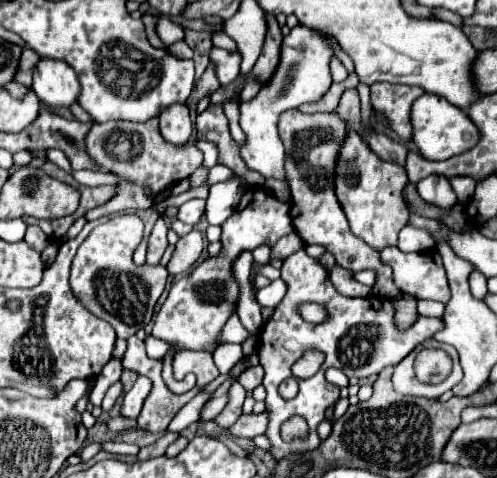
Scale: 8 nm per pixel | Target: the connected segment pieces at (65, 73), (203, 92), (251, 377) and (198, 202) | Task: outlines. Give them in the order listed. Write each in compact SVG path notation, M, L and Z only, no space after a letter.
M41 59L33 73L31 89L51 109L69 109L77 103L77 95L81 93L81 83L73 67L65 61Z
M209 63L209 67L205 69L205 73L201 75L201 79L195 83L193 91L191 91L191 97L187 99L187 107L191 105L197 105L201 99L209 97L213 91L217 91L217 87L221 87L221 83L217 83L217 75L215 75L215 67L213 63Z
M257 365L257 367L251 367L251 369L243 371L243 373L239 375L239 383L241 383L247 391L253 391L257 385L263 383L263 375L265 375L265 369L263 369L261 365Z
M191 199L179 207L177 219L187 223L187 225L195 225L199 221L199 217L203 215L203 211L205 211L205 201L203 199Z

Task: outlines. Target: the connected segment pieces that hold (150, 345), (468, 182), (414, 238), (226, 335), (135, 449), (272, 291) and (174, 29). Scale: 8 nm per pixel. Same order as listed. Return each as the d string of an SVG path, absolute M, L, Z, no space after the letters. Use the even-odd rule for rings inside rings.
M149 337L145 341L147 355L153 359L161 359L165 355L165 351L169 351L169 345L161 339L155 339L155 337Z
M457 175L457 177L451 177L449 183L451 183L451 187L461 203L467 203L471 199L471 195L475 191L475 179L473 177L459 177Z
M407 225L399 233L397 247L401 251L419 251L419 253L425 253L425 251L435 249L435 243L433 243L433 237L427 231L419 231L419 229L413 229L413 227Z
M233 309L227 325L225 325L223 331L221 331L221 339L219 339L219 341L221 341L221 343L243 343L243 341L249 339L249 337L259 337L259 333L249 333L249 331L243 327L241 319L237 317L237 311Z
M103 442L102 451L114 453L114 454L124 454L124 455L137 455L139 452L139 447L134 444L127 443L116 443L116 442Z
M279 277L279 279L271 281L267 287L259 289L257 299L263 307L277 307L277 303L281 303L281 299L285 297L285 291L287 291L285 281Z
M161 17L159 23L157 23L157 35L159 35L159 39L169 47L171 43L183 39L183 27L177 25L177 23L173 23L173 21L167 19L167 17Z

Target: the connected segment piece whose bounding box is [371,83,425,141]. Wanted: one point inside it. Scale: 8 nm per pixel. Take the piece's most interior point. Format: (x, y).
(394, 101)

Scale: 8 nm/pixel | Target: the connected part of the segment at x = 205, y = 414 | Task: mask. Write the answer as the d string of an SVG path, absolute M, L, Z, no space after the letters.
M223 395L223 397L217 397L217 399L211 399L203 409L201 409L201 421L203 423L207 423L207 421L213 421L221 411L223 411L223 407L225 407L225 403L227 403L227 395Z

